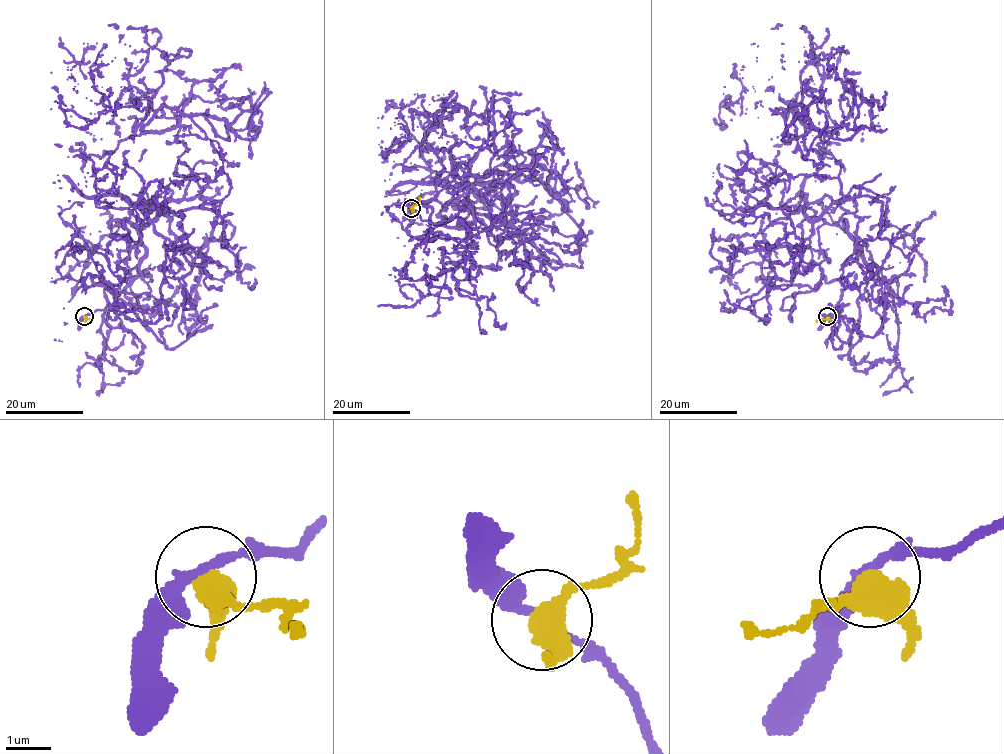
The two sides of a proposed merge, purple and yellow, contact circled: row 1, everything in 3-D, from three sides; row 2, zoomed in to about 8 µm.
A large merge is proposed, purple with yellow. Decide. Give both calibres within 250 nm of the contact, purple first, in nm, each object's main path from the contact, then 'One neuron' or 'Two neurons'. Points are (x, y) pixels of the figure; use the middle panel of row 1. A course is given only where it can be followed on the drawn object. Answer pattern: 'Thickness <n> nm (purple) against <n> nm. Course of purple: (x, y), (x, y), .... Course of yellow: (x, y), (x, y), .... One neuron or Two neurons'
Thickness 200 nm (purple) against 460 nm. Course of purple: (411, 208), (448, 222), (437, 154), (489, 131), (516, 220), (472, 208), (466, 109), (419, 115), (457, 139). Course of yellow: (411, 208), (420, 201), (419, 196). Two neurons

